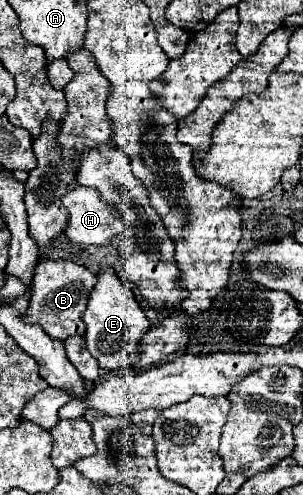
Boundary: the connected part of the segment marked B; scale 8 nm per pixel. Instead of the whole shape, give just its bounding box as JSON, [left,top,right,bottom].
[22,260,96,340]

